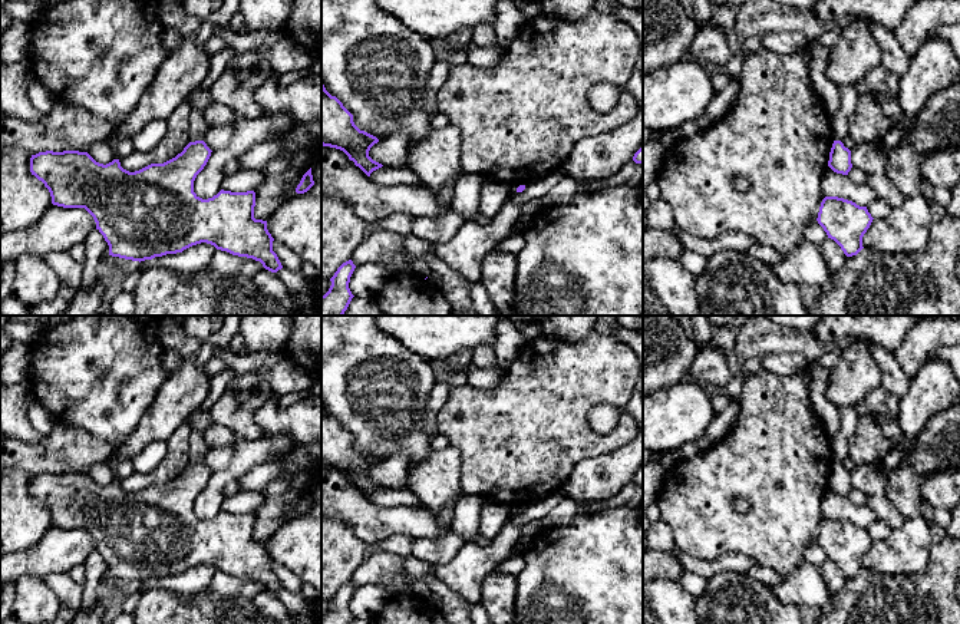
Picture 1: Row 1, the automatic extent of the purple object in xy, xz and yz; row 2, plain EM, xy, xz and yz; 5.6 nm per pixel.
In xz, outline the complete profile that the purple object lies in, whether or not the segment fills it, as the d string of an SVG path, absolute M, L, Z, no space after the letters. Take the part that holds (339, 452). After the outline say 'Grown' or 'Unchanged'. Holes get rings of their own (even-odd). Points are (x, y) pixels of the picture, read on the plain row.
M321 403L321 466L343 472L367 498L383 486L369 478L379 460L360 452L353 436L331 417Z. Unchanged

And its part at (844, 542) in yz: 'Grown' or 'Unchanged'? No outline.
Unchanged

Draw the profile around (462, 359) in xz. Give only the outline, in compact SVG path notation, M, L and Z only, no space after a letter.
M462 350L448 360L458 369L466 369L472 363L472 350Z

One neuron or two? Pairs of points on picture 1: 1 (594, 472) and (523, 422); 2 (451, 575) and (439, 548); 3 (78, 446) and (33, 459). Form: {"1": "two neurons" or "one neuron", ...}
{"1": "two neurons", "2": "two neurons", "3": "one neuron"}

